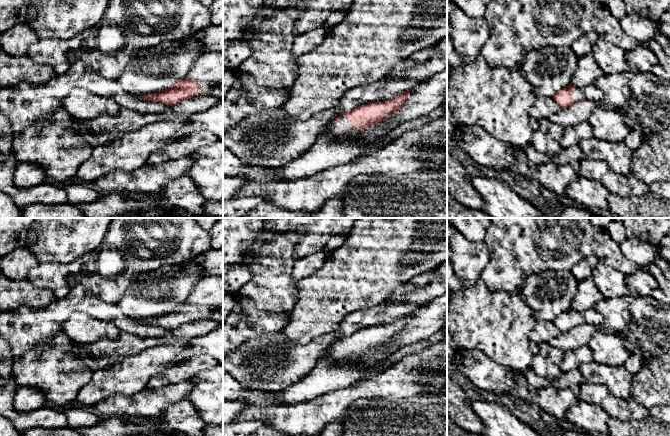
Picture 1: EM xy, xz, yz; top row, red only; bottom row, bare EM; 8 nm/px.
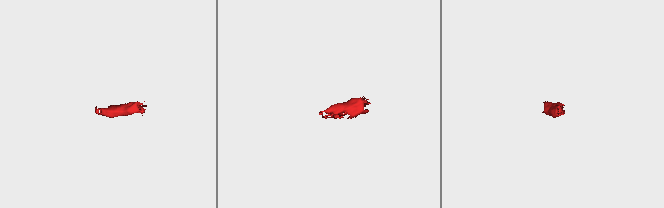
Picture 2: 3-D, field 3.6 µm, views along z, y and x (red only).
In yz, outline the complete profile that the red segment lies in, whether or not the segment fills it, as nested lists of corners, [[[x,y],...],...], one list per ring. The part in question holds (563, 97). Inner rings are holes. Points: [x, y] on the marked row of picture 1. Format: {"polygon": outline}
{"polygon": [[[570,84],[569,86],[560,89],[553,96],[553,99],[559,107],[563,109],[585,98],[599,104],[603,101],[604,95],[595,84],[588,85],[583,89],[576,88],[574,85]]]}

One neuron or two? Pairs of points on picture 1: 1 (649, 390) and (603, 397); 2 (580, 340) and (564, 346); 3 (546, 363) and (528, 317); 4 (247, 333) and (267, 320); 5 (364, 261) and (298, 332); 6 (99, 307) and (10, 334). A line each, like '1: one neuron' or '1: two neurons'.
1: two neurons
2: one neuron
3: two neurons
4: one neuron
5: one neuron
6: one neuron

